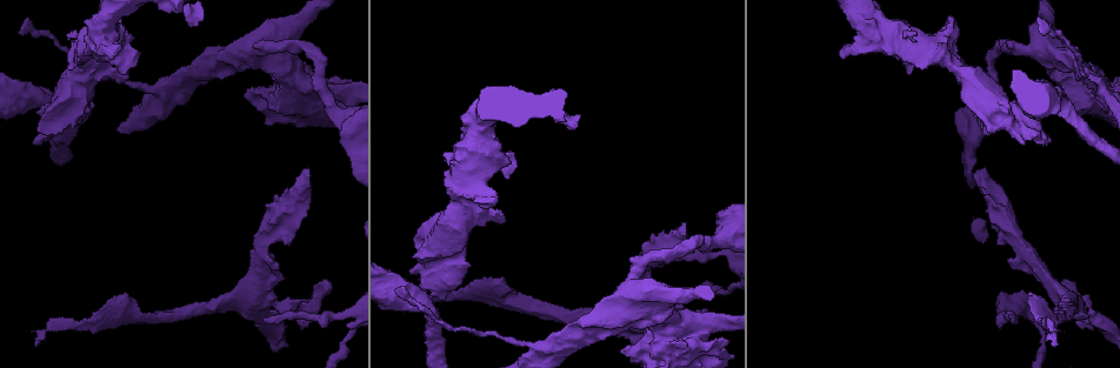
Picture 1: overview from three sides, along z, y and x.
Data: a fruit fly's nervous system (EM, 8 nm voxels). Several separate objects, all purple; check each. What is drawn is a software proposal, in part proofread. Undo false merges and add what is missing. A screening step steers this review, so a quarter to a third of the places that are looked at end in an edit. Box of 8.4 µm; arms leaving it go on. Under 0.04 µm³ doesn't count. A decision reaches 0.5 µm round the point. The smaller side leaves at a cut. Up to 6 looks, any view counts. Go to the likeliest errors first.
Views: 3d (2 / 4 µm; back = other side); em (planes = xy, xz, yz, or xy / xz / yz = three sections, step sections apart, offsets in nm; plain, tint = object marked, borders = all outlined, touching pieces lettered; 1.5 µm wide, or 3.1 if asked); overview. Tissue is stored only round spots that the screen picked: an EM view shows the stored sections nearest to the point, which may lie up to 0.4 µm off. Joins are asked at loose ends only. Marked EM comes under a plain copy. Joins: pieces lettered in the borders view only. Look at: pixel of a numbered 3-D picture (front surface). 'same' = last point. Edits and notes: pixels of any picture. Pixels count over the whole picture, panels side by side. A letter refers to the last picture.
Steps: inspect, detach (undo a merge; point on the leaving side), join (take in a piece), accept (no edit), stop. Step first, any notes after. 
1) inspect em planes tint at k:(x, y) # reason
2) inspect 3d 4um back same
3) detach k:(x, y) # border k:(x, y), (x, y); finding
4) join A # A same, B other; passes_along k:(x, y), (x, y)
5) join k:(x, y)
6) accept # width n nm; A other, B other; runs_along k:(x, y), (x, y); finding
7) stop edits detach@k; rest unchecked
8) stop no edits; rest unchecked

inspect em planes borders at 1:(265, 318) # tapers out

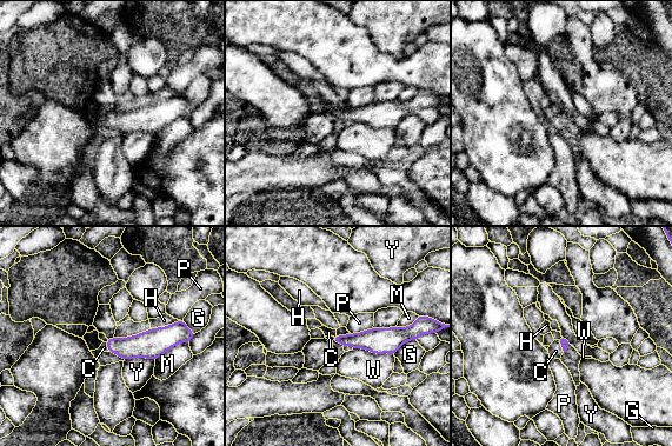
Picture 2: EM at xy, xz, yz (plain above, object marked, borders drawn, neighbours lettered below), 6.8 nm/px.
join C # C same, G other, H other, M other, P other, W other, Y other; the neuron continues

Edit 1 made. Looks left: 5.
inspect 3d 2um at 1:(1029, 293) # free end

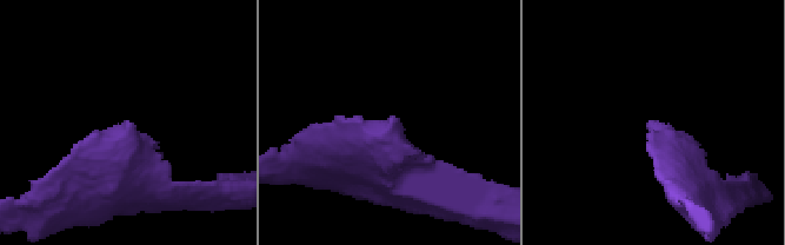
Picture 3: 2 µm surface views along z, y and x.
inspect em planes borders at 3:(649, 121)

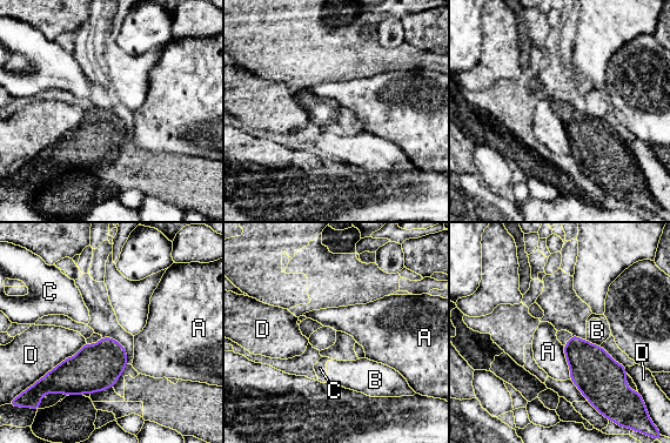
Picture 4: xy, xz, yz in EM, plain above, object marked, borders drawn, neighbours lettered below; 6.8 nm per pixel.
accept # longest_contact D 380 nm; A other, B other, C other, D other; border 4:(562, 346), (570, 378); none of them fits

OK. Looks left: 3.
inspect em planes borders at 1:(980, 171) # free end

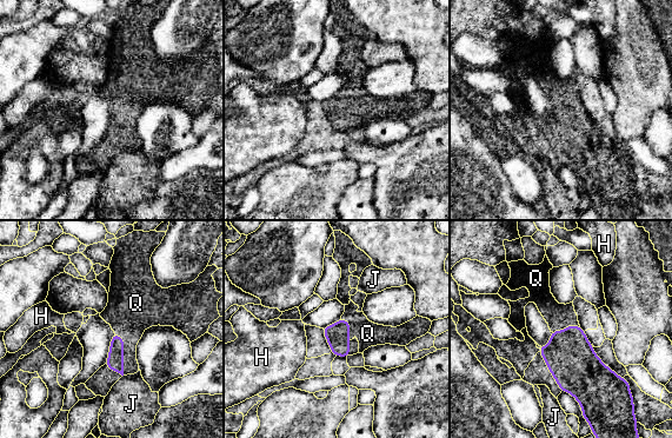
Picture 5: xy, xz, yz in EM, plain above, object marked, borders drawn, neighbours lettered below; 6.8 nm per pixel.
join Q # H other, J other, Q same; passes_along 5:(115, 356), (122, 353), (128, 318); it goes on there

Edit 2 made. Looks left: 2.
stop edits join@2, join@5; rest unchecked

